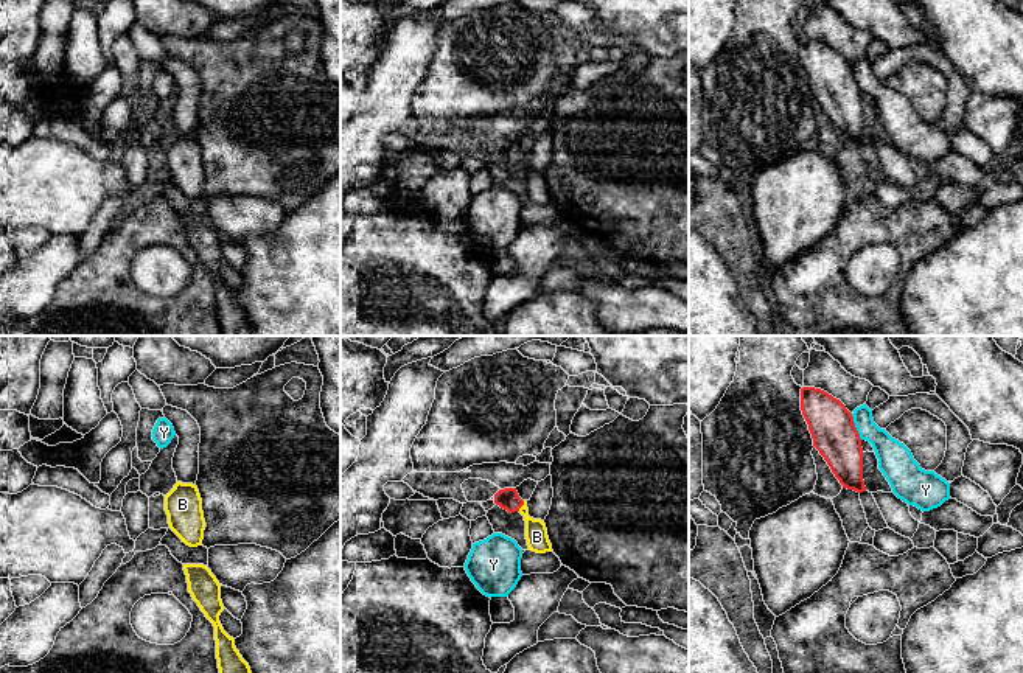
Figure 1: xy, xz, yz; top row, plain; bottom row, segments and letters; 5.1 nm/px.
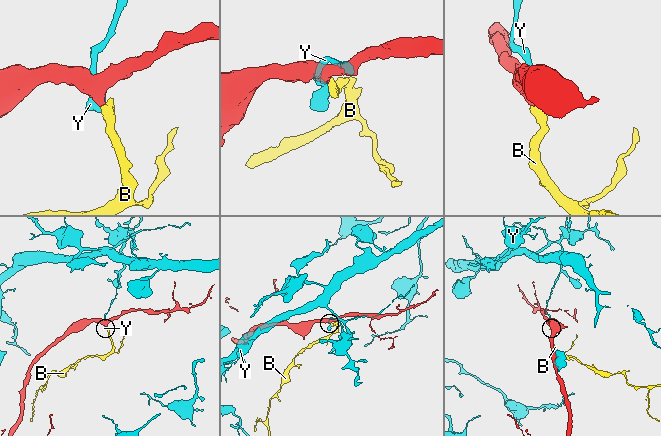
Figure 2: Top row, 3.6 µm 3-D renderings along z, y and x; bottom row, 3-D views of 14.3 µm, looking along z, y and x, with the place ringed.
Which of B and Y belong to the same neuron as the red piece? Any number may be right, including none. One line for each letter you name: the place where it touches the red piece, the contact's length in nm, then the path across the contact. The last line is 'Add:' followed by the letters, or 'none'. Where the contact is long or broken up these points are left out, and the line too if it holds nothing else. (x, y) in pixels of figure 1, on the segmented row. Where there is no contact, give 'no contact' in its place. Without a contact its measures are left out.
B: meets red in xz at (523, 504); contact 70 nm long; runs through xz (509, 499), (523, 504), (537, 537)
Add: B

